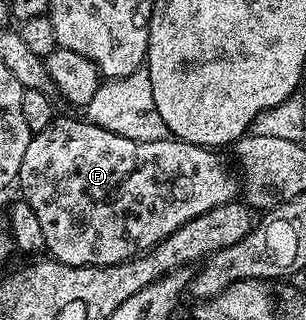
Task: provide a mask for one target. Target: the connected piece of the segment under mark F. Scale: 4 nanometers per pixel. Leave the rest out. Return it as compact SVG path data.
M54 116L53 122L43 131L33 134L31 143L27 143L27 152L23 154L23 167L19 167L17 181L21 185L20 196L35 211L36 218L39 219L43 227L43 239L48 256L54 261L64 265L74 265L75 267L87 267L88 265L114 265L130 261L132 257L137 257L141 253L154 249L167 235L171 235L183 223L203 215L203 211L211 211L211 207L225 205L228 201L238 200L242 192L243 185L236 176L232 177L223 166L217 162L216 152L210 151L204 145L193 145L189 141L178 141L172 136L165 136L162 141L132 141L123 135L115 135L98 125L92 125L88 119L76 121L73 117Z

